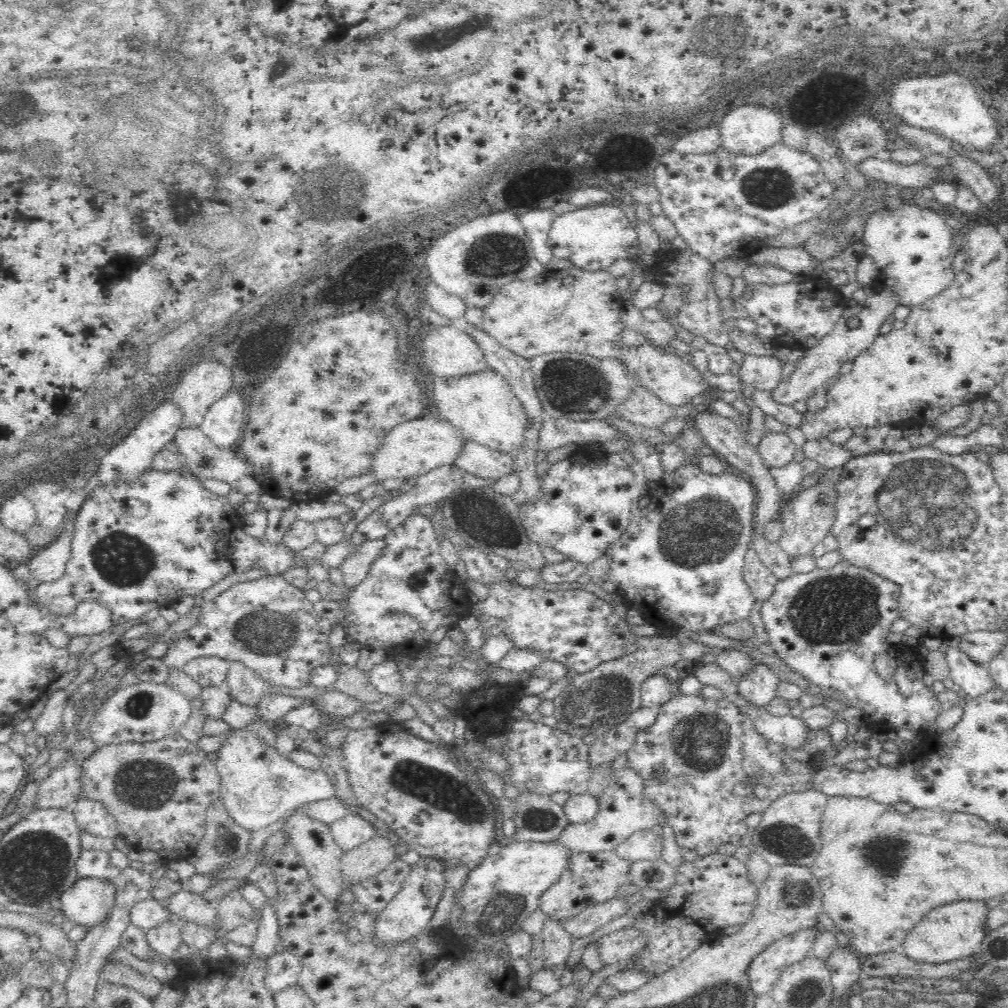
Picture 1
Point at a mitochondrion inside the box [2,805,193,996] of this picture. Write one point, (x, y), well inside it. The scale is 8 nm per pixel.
(39, 861)

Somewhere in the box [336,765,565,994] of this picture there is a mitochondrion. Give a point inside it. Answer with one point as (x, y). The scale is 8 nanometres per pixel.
(502, 907)

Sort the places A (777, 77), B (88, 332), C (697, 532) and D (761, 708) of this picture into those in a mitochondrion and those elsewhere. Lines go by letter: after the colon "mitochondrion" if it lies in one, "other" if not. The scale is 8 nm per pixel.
A: mitochondrion
B: other
C: mitochondrion
D: other

